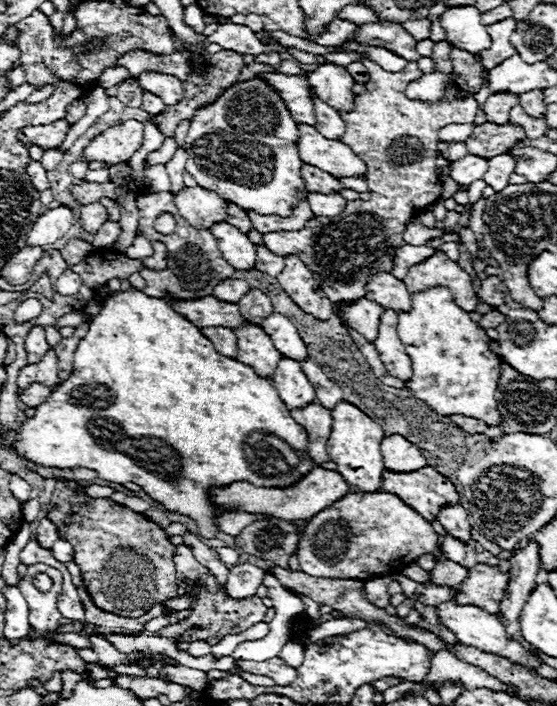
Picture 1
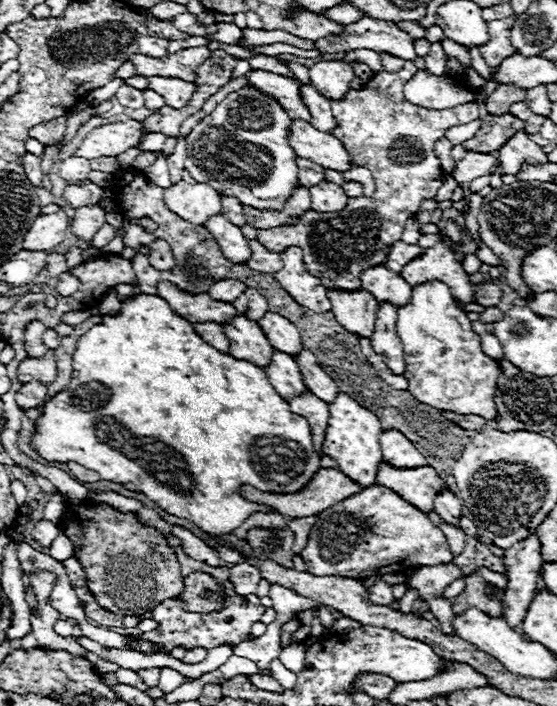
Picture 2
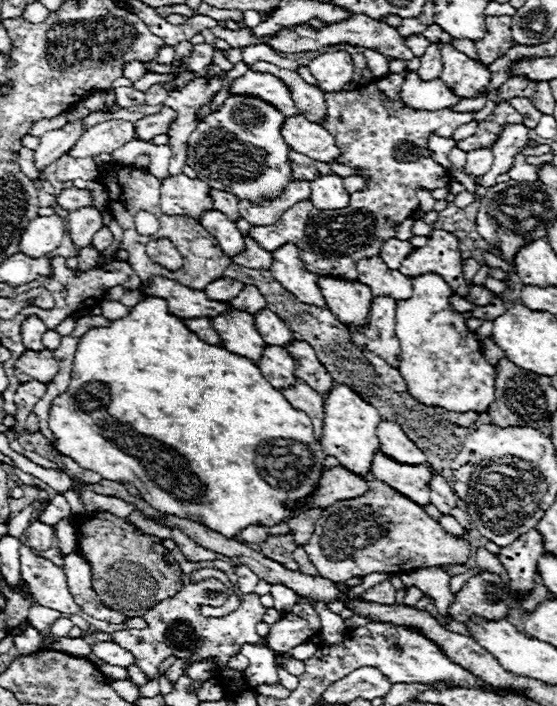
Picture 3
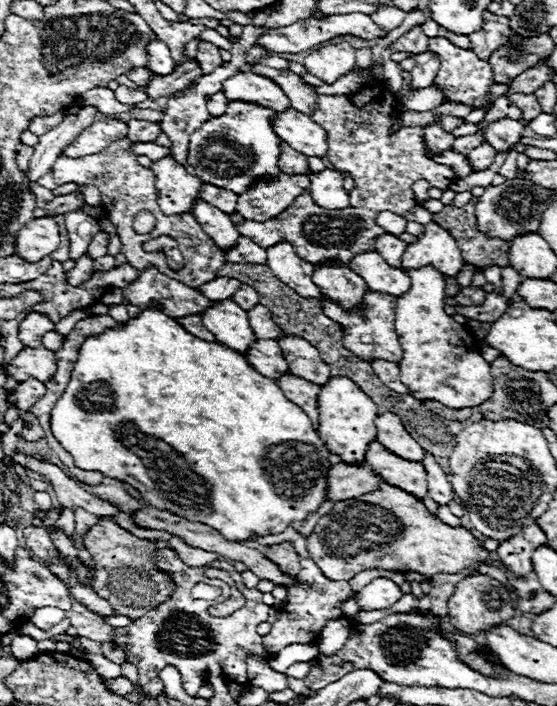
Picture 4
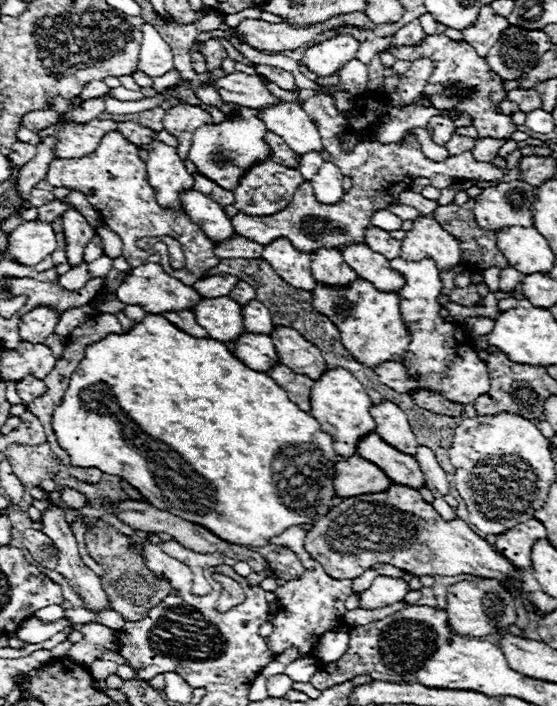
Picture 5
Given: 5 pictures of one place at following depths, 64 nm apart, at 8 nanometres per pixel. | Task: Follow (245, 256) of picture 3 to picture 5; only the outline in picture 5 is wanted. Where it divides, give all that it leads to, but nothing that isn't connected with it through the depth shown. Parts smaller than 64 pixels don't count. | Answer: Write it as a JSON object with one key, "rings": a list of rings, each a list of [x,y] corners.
{"rings":[[[234,234],[224,242],[214,242],[214,252],[218,258],[260,258],[262,246]]]}

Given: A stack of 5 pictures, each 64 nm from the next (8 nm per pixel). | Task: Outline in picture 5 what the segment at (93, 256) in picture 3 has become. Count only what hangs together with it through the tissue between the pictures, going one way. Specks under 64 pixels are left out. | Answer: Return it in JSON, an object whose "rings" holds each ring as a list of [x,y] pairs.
{"rings":[[[82,262],[82,264],[78,264],[76,268],[72,268],[72,270],[68,270],[66,274],[62,274],[62,276],[58,278],[58,284],[60,284],[60,288],[64,288],[64,290],[78,290],[78,288],[82,288],[88,280],[90,280],[90,276],[88,276],[88,264]]]}

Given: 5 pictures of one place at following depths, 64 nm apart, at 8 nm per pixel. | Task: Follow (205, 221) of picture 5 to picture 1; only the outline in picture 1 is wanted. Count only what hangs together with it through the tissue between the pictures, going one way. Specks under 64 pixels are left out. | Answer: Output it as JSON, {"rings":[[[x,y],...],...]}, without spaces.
{"rings":[[[216,222],[210,232],[214,234],[214,238],[218,238],[218,248],[222,250],[222,256],[226,258],[226,262],[230,262],[230,266],[238,270],[254,268],[256,250],[246,234],[242,234],[228,222]]]}

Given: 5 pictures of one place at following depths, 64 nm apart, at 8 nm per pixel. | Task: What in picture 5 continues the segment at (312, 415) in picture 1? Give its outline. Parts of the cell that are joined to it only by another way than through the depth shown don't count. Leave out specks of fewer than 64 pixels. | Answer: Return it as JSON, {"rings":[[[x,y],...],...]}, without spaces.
{"rings":[[[276,364],[268,370],[270,378],[274,378],[278,382],[278,386],[282,386],[288,394],[288,398],[292,402],[298,402],[298,406],[302,406],[302,410],[310,410],[310,388],[312,388],[312,380],[302,376],[302,374],[296,374],[292,372],[288,366],[284,364]]]}

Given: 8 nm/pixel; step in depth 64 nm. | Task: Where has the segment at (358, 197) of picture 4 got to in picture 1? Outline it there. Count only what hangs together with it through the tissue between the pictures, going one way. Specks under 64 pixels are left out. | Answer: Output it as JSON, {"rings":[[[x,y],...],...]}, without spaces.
{"rings":[[[360,60],[368,72],[370,82],[366,82],[366,92],[354,98],[352,112],[338,112],[346,124],[346,132],[342,134],[342,142],[354,150],[354,154],[364,160],[368,168],[368,182],[372,190],[370,200],[352,200],[346,204],[346,210],[338,216],[312,216],[302,230],[282,230],[282,232],[268,232],[262,234],[262,242],[268,250],[274,250],[274,254],[298,254],[302,262],[310,268],[314,278],[322,282],[322,290],[326,290],[326,296],[336,302],[352,302],[354,298],[366,296],[366,278],[370,274],[378,274],[378,270],[392,270],[392,258],[394,250],[404,242],[402,234],[406,228],[406,222],[416,216],[424,206],[430,206],[440,196],[440,178],[436,174],[436,142],[440,128],[448,124],[470,124],[474,122],[474,116],[478,112],[478,102],[474,98],[456,100],[454,90],[446,94],[446,100],[442,104],[430,104],[430,102],[416,102],[408,100],[404,96],[404,90],[410,82],[418,80],[422,72],[418,70],[416,62],[408,62],[402,72],[386,72],[378,64]]]}

